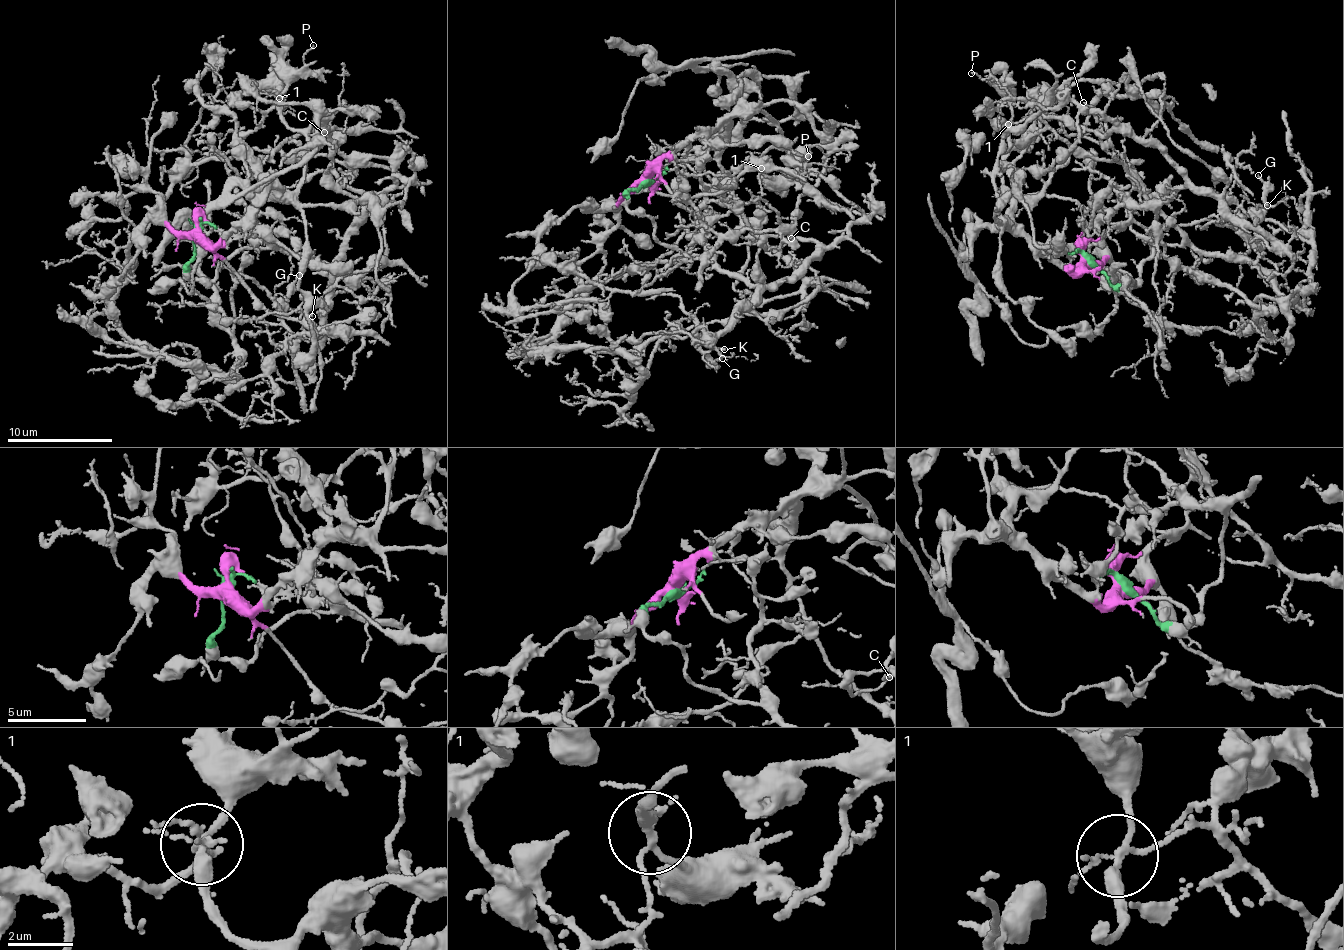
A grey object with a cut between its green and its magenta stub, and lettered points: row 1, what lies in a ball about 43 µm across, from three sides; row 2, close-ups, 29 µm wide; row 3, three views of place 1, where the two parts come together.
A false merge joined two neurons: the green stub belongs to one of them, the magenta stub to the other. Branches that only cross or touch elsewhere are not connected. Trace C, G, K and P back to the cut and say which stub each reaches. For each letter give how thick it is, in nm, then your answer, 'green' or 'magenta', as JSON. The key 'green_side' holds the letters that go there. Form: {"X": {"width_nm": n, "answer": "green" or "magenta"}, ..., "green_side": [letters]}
{"C": {"width_nm": 120, "answer": "green"}, "G": {"width_nm": 130, "answer": "green"}, "K": {"width_nm": 140, "answer": "green"}, "P": {"width_nm": 110, "answer": "magenta"}, "green_side": ["C", "G", "K"]}

